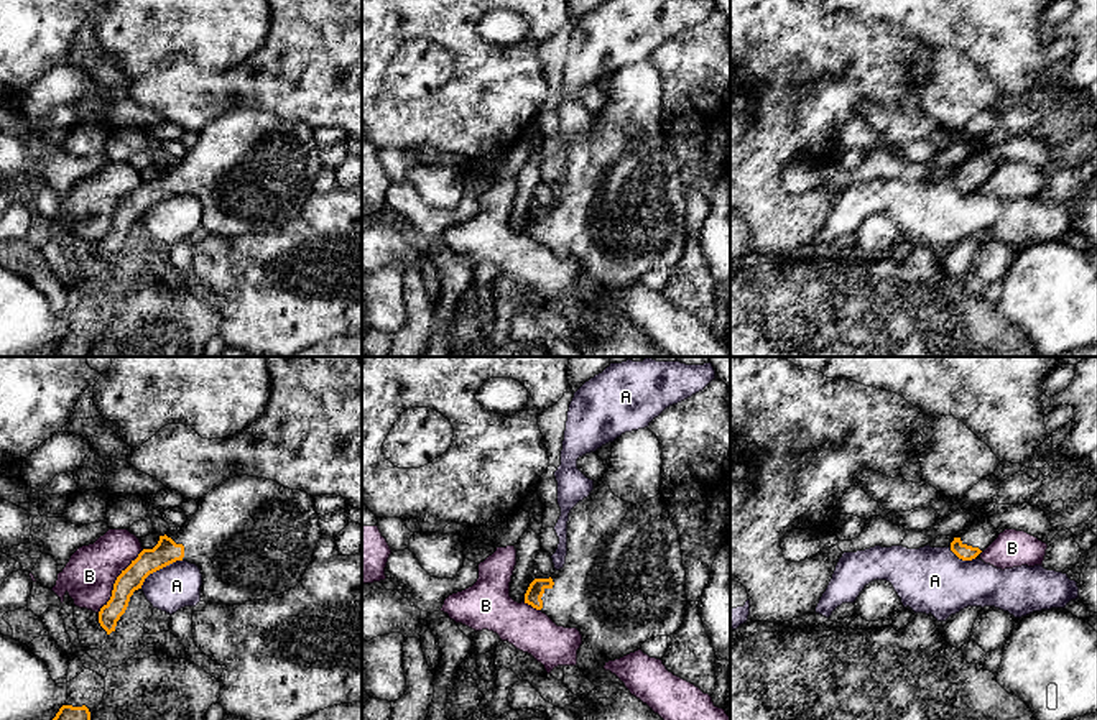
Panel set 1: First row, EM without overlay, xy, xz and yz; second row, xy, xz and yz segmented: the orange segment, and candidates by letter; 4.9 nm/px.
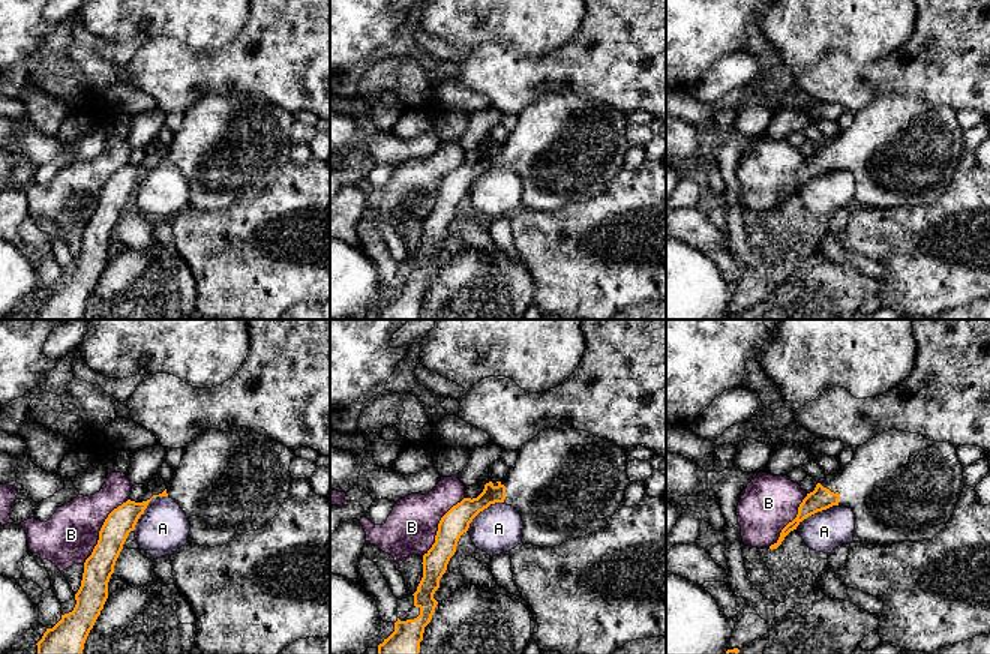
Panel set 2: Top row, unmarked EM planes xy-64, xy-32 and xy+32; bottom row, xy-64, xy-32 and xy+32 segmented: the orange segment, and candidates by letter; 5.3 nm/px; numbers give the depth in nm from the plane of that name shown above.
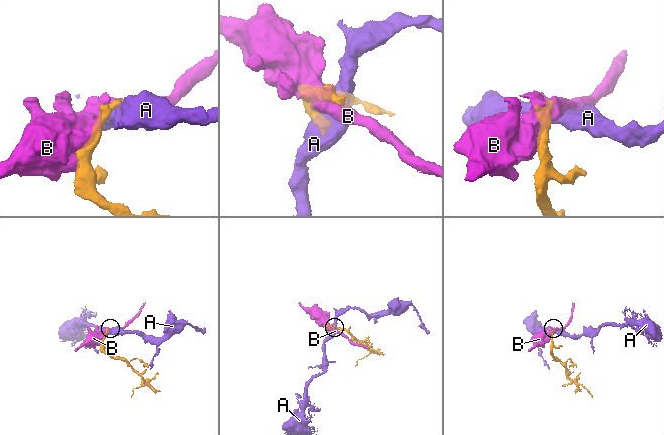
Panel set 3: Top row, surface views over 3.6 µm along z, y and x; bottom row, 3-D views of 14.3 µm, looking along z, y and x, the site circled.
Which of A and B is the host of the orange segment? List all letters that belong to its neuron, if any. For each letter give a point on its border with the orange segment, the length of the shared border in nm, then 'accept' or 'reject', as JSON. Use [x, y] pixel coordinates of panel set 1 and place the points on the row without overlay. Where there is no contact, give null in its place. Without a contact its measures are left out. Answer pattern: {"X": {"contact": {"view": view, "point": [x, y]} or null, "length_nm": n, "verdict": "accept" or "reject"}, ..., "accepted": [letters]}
{"A": {"contact": {"view": "xy", "point": [158, 201]}, "length_nm": 240, "verdict": "reject"}, "B": {"contact": {"view": "xy", "point": [115, 212]}, "length_nm": 380, "verdict": "reject"}, "accepted": []}

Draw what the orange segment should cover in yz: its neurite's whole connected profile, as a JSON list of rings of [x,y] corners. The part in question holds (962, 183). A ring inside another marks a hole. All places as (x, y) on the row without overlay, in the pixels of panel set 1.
[[[987,145],[952,168],[949,179],[962,192],[980,191],[980,186],[998,169],[1000,164],[1003,164],[1003,161],[995,161],[988,153]]]

